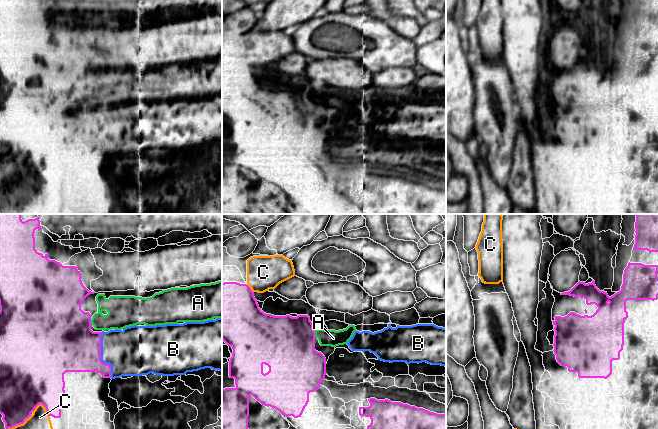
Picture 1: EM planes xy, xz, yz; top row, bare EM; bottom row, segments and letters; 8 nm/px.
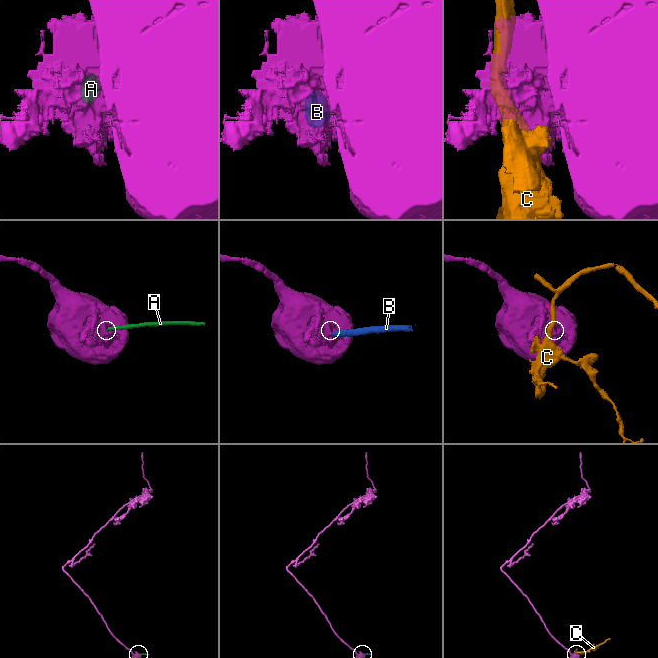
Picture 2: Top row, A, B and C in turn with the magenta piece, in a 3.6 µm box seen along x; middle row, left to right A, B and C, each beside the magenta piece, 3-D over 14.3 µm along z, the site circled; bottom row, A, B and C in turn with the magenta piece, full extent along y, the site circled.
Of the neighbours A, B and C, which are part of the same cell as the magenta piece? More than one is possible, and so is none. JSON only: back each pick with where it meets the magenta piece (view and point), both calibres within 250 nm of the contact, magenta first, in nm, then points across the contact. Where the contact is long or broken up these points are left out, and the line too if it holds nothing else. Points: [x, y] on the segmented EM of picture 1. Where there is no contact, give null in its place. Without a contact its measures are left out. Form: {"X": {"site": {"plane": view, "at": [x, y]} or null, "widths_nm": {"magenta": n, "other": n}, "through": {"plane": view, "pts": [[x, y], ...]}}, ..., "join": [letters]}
{"join": []}

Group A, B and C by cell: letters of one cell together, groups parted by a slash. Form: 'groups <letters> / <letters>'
groups A / B / C

